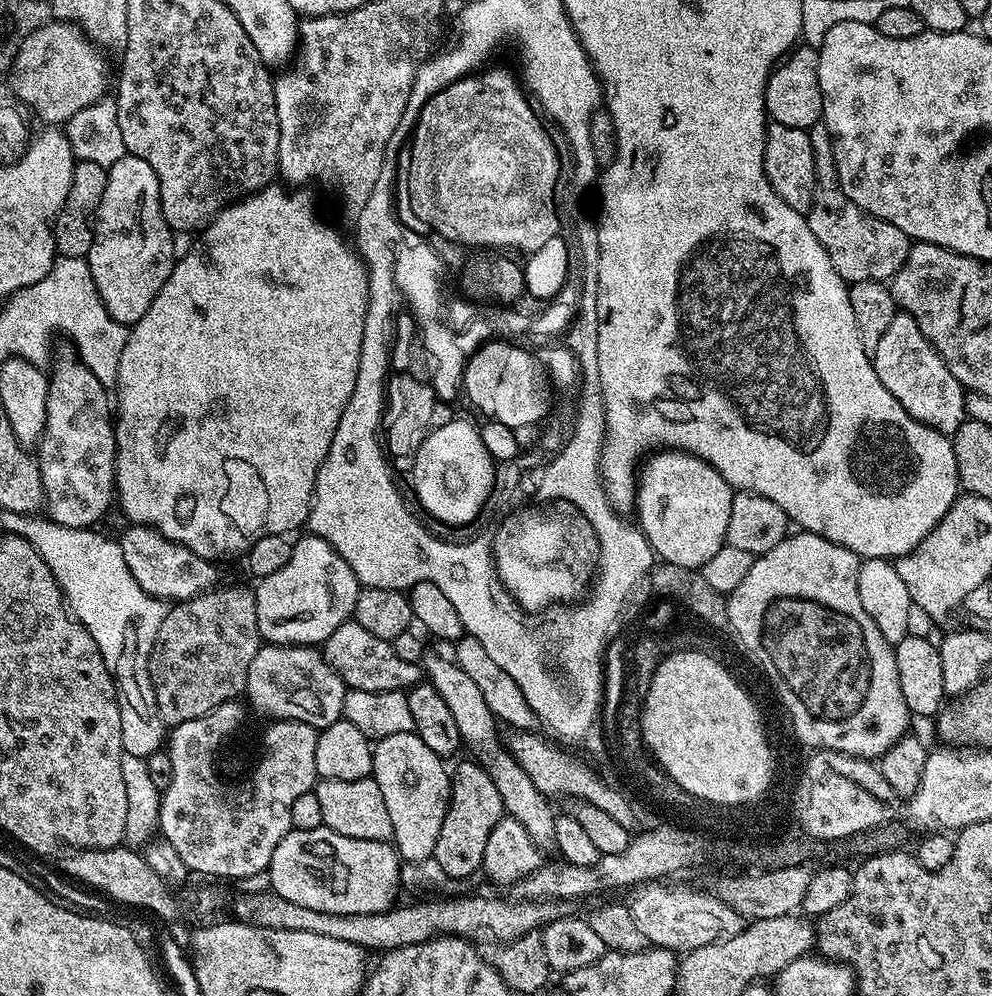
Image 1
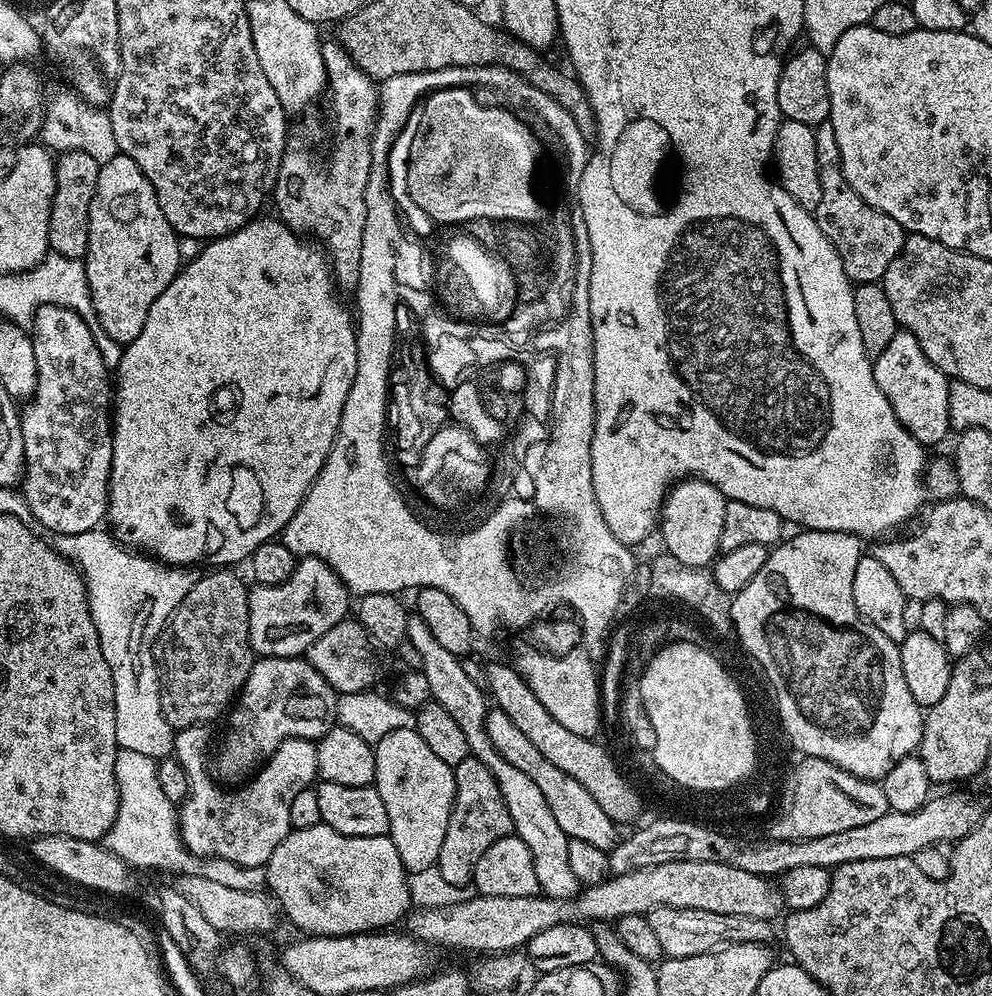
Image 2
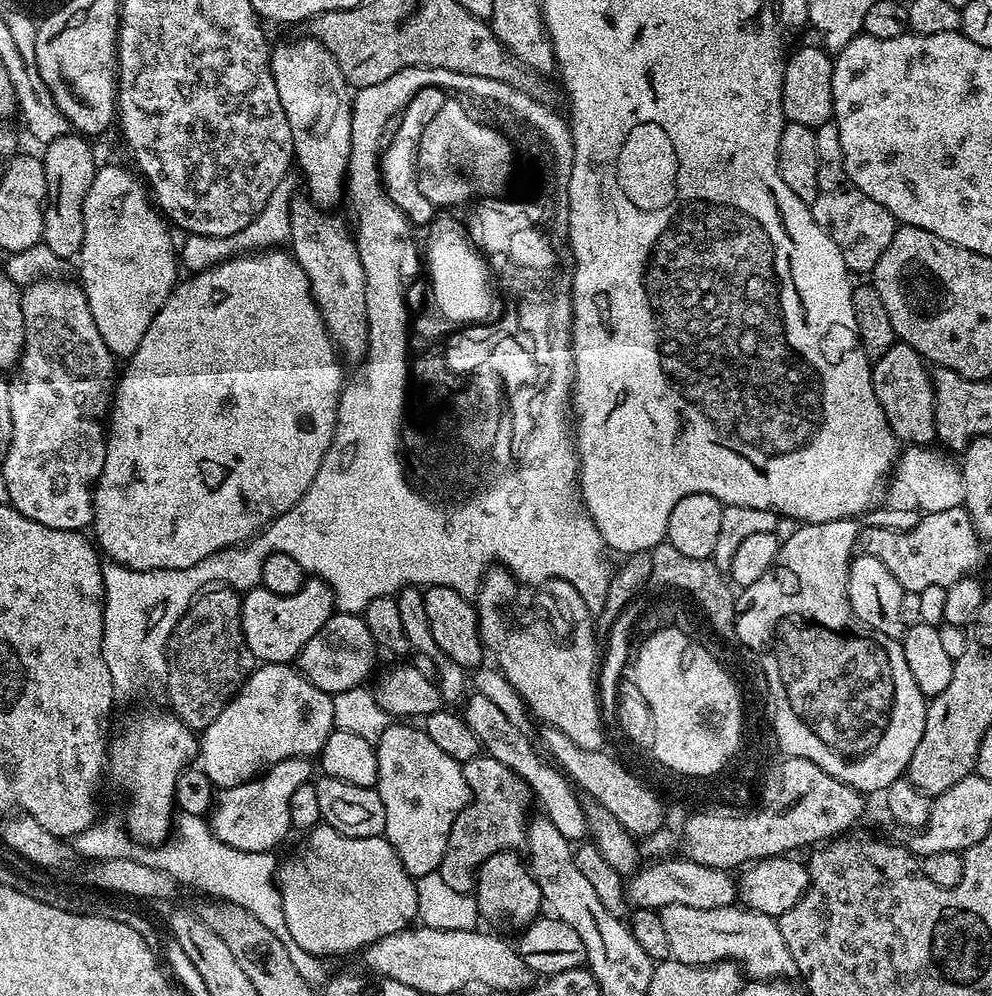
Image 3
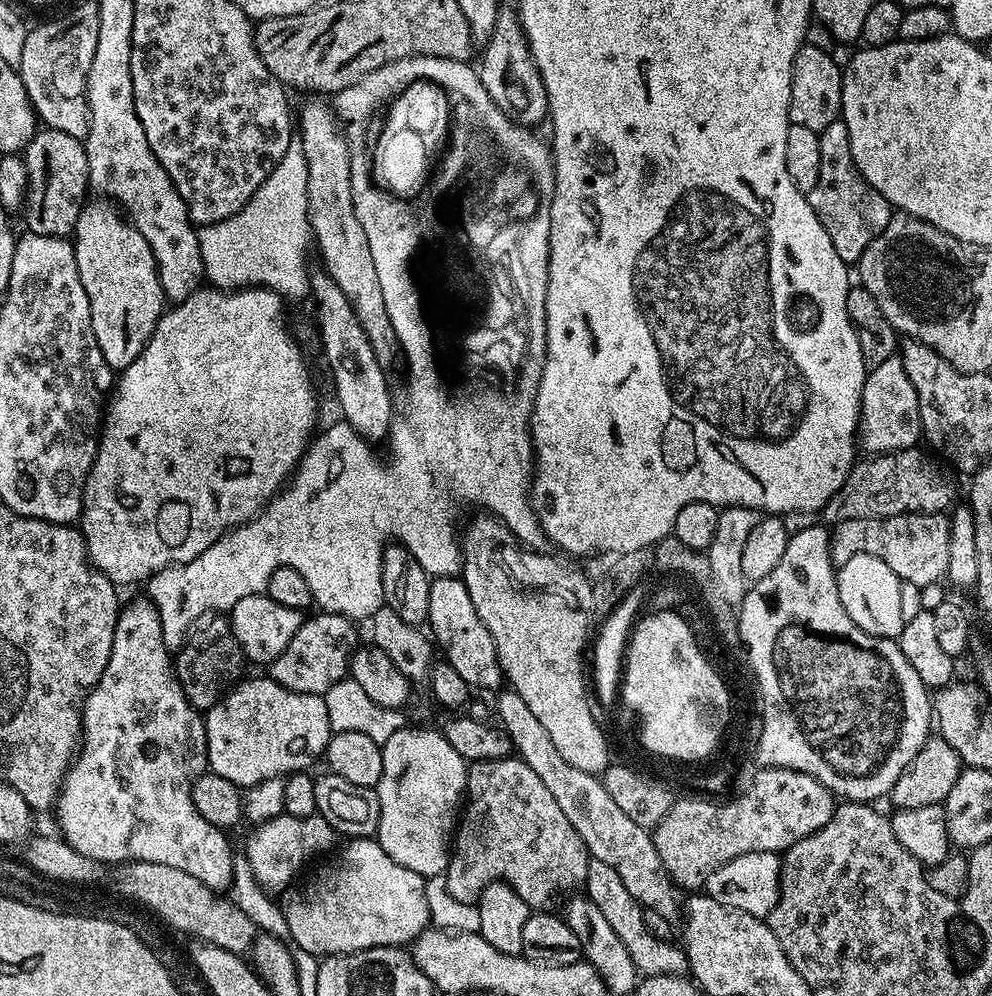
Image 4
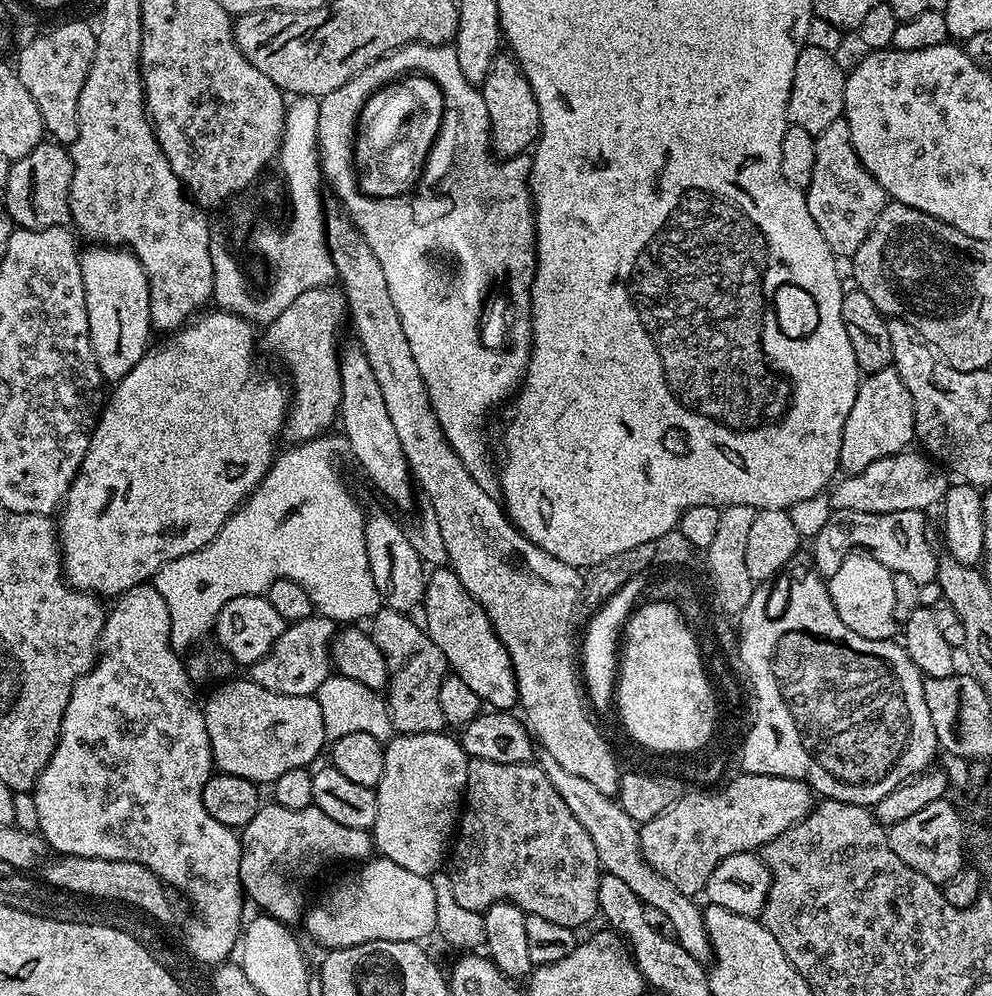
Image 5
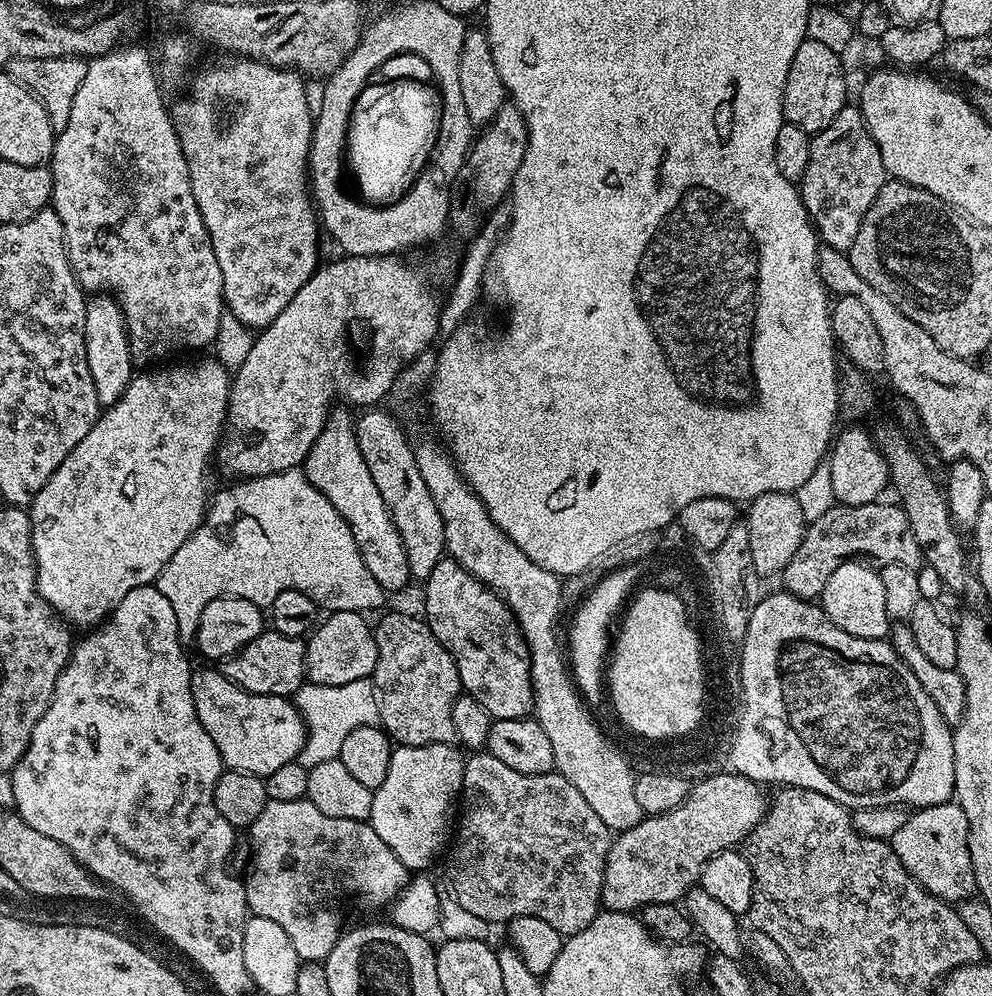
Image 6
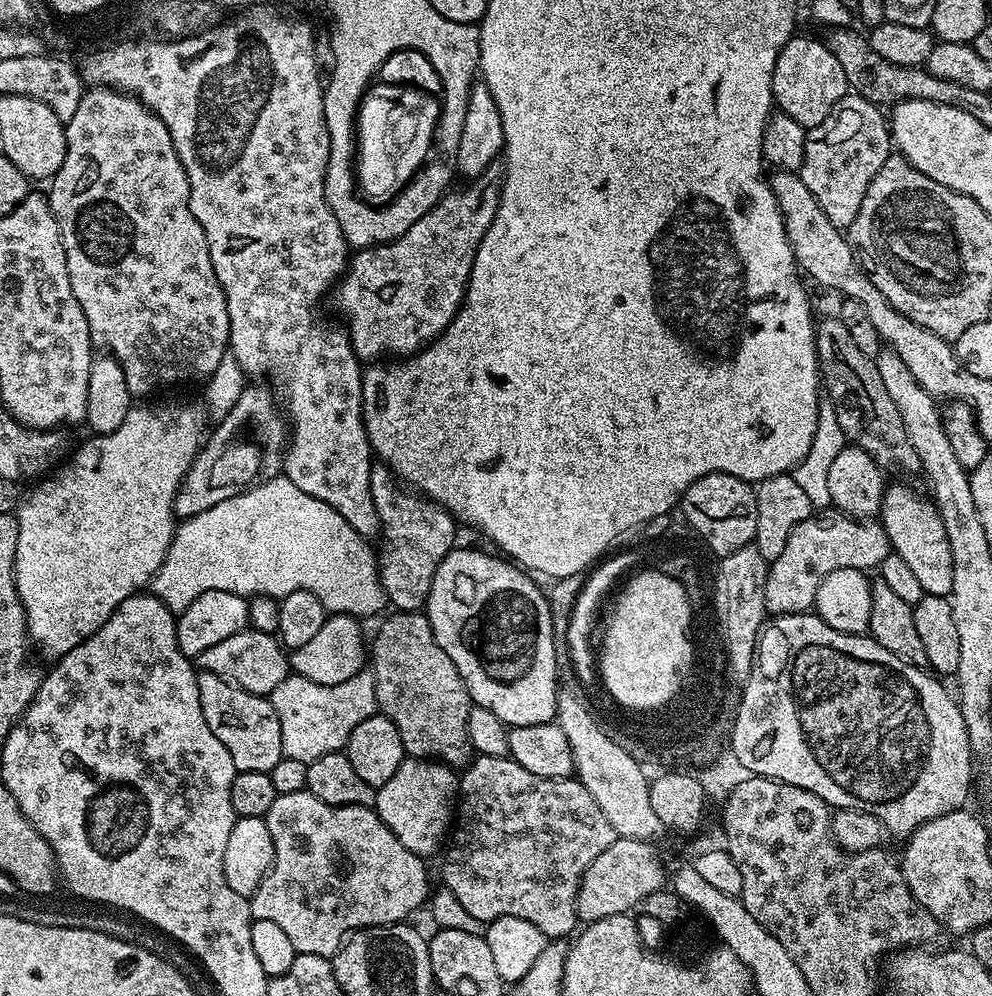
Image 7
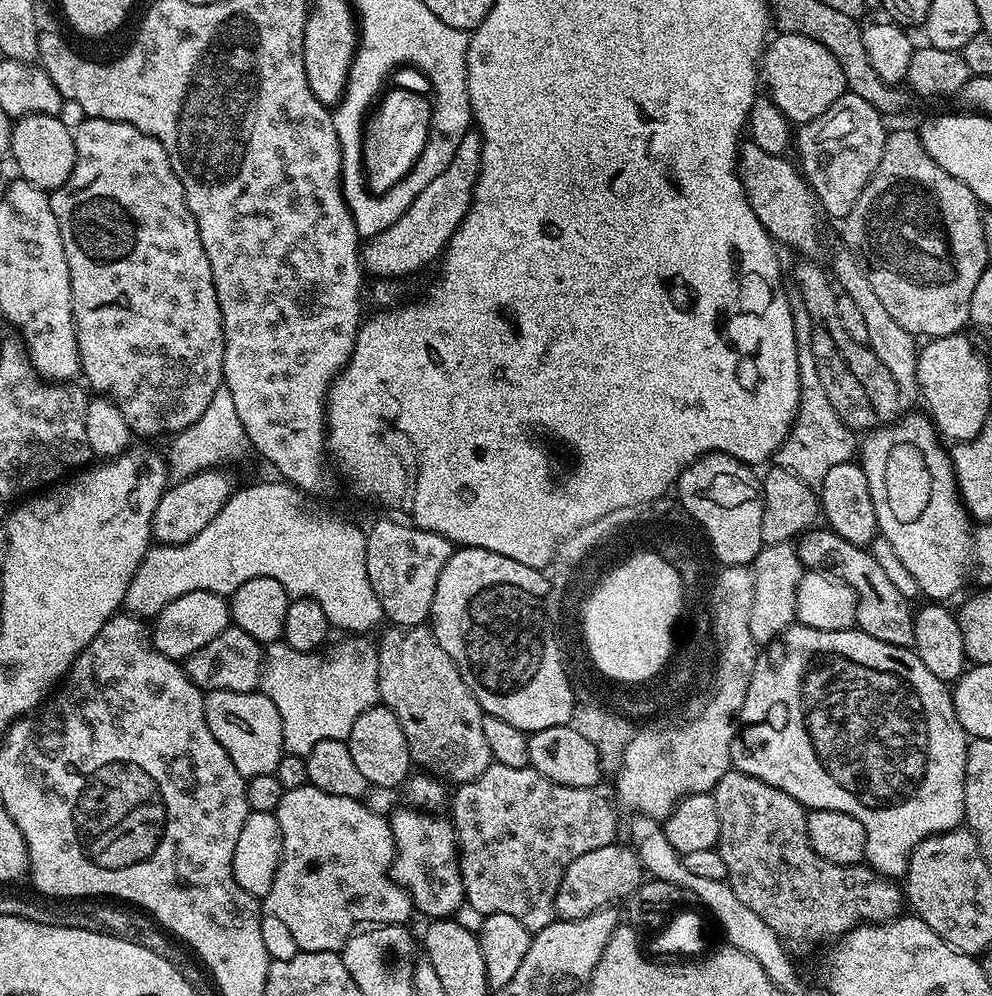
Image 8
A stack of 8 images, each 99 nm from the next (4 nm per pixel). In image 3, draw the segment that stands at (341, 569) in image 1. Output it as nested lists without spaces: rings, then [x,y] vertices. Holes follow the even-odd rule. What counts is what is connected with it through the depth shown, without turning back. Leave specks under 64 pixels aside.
[[[305,579],[302,590],[293,596],[270,594],[270,590],[259,586],[243,593],[240,601],[242,614],[242,630],[250,650],[257,661],[266,664],[286,664],[295,661],[302,646],[326,626],[326,622],[334,614],[332,592],[326,584],[318,579]]]

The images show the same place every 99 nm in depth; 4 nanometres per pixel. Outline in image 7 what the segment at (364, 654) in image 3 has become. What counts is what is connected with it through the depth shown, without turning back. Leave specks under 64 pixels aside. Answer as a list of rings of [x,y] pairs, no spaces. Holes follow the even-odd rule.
[[[254,627],[243,628],[238,634],[230,634],[222,642],[202,650],[194,657],[194,664],[200,672],[209,672],[218,678],[237,684],[255,696],[271,697],[272,691],[290,675],[289,653],[273,634],[259,632]]]

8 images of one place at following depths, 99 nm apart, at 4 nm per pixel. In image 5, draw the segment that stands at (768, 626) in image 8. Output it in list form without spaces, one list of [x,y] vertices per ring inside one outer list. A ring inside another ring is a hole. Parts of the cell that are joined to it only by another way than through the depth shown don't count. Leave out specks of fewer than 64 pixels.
[[[838,509],[833,511],[830,522],[818,530],[811,541],[812,560],[817,572],[827,578],[838,574],[838,566],[851,552],[863,550],[873,556],[890,571],[910,574],[914,582],[925,584],[936,578],[936,568],[941,557],[936,556],[936,548],[928,537],[925,513],[918,509],[898,510],[897,513],[860,513],[858,510]]]

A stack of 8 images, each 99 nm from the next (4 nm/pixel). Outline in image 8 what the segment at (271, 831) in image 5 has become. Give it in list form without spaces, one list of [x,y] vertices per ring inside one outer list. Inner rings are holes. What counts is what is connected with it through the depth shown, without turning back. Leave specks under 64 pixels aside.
[[[310,783],[287,789],[282,802],[278,802],[275,816],[281,828],[281,858],[273,885],[262,897],[262,908],[286,925],[299,951],[340,952],[348,937],[365,926],[407,925],[414,916],[411,898],[392,879],[396,847],[389,817],[379,816],[364,803],[363,799],[326,794],[326,790],[318,790]]]

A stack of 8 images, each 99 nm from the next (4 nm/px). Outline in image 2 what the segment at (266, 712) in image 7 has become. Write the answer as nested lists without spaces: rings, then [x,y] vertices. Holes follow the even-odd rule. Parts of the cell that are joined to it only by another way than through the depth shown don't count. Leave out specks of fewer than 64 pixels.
[[[265,656],[257,659],[253,663],[250,670],[250,678],[246,678],[244,689],[240,691],[238,699],[235,701],[234,707],[231,709],[232,716],[232,732],[228,732],[224,736],[224,749],[220,752],[220,764],[232,776],[240,776],[247,770],[251,764],[259,765],[261,761],[272,755],[276,748],[287,739],[306,739],[313,742],[319,742],[324,735],[336,724],[336,698],[338,693],[330,686],[330,682],[326,682],[326,678],[322,678],[322,674],[318,674],[318,670],[314,670],[314,666],[309,664],[307,659],[298,656]]]

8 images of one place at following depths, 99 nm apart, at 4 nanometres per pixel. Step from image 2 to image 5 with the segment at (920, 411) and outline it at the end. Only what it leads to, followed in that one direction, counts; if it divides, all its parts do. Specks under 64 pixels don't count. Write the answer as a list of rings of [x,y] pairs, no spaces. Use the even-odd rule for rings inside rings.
[[[895,367],[867,373],[861,379],[854,406],[850,406],[850,414],[842,430],[840,468],[848,474],[862,472],[879,459],[905,451],[911,445],[908,443],[913,443],[915,434],[914,402]]]

